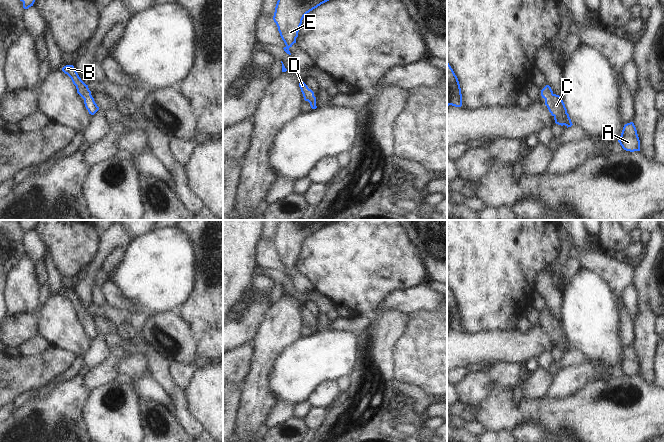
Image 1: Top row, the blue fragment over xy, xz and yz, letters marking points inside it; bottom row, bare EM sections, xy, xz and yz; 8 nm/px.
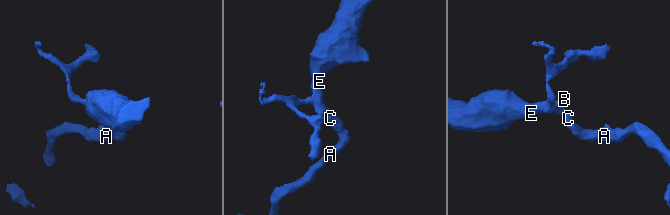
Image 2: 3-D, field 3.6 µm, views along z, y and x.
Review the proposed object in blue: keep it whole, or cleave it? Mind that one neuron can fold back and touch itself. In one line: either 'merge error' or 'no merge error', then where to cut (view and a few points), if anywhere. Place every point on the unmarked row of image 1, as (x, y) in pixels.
no merge error; cut none

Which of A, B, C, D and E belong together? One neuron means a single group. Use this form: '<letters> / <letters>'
A B C D E

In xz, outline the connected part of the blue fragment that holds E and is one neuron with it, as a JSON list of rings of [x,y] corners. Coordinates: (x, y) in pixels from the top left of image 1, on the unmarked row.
[[[279,220],[273,244],[276,247],[280,260],[286,269],[283,273],[287,278],[291,279],[289,272],[296,267],[296,262],[298,261],[298,256],[304,240],[321,228],[337,221],[340,220]]]

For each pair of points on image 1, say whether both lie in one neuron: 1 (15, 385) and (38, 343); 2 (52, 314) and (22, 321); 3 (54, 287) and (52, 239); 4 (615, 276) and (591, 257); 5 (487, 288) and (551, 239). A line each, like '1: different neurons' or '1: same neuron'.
1: different neurons
2: different neurons
3: different neurons
4: same neuron
5: same neuron

